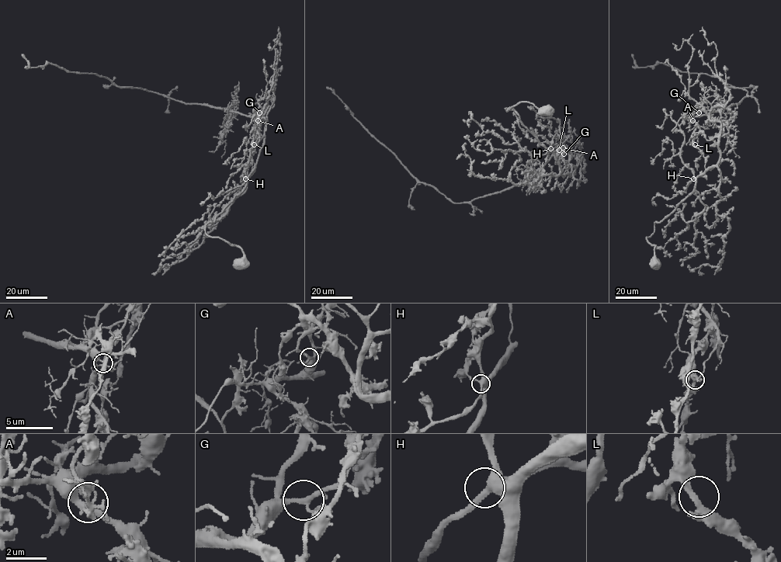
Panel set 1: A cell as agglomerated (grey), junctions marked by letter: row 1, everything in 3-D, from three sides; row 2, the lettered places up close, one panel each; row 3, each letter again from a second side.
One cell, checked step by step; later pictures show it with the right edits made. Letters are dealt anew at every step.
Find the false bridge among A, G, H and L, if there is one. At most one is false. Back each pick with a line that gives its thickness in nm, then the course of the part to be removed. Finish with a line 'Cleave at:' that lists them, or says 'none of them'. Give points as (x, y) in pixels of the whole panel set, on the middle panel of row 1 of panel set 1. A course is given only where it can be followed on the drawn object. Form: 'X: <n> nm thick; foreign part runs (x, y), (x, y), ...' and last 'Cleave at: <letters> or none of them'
A: 260 nm thick; foreign part runs (563, 147), (560, 146), (542, 166), (519, 182), (469, 202), (453, 202), (432, 187), (420, 182), (327, 87)
Cleave at: A

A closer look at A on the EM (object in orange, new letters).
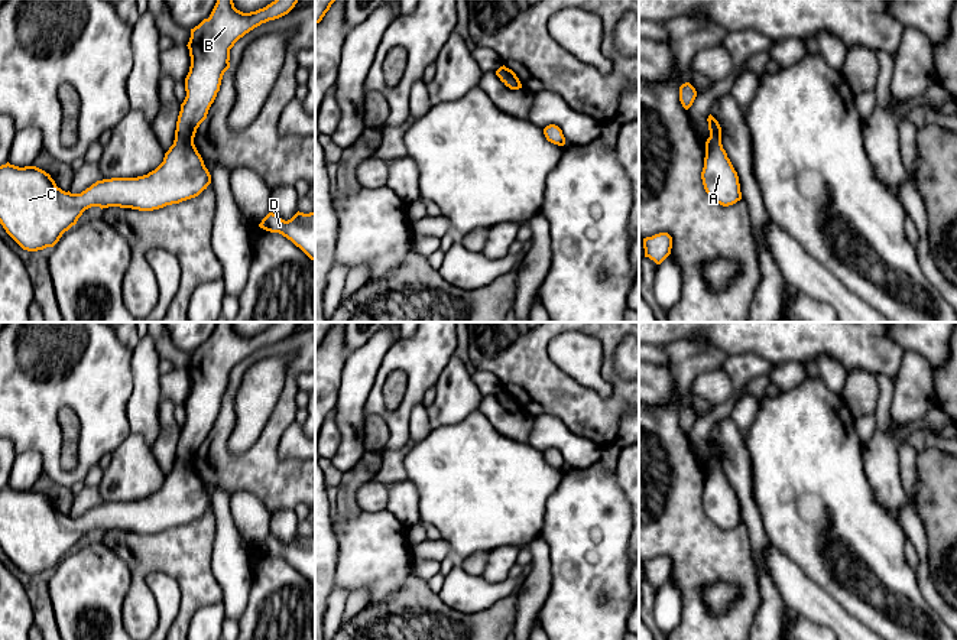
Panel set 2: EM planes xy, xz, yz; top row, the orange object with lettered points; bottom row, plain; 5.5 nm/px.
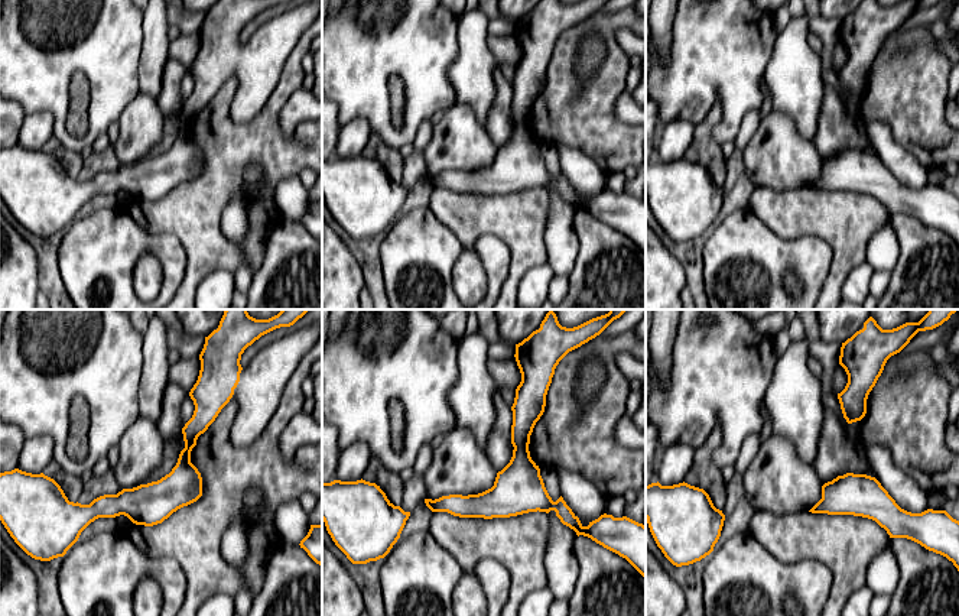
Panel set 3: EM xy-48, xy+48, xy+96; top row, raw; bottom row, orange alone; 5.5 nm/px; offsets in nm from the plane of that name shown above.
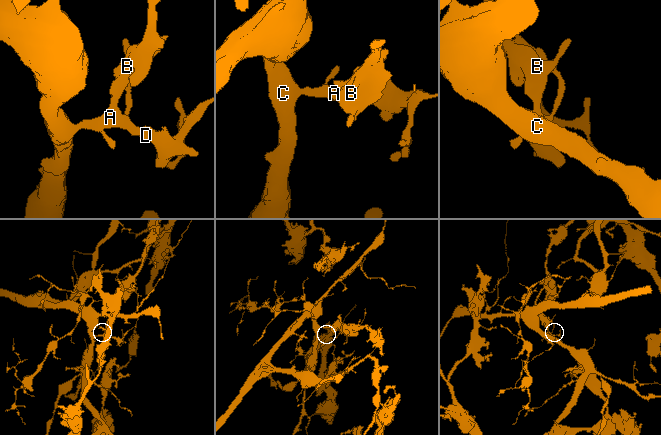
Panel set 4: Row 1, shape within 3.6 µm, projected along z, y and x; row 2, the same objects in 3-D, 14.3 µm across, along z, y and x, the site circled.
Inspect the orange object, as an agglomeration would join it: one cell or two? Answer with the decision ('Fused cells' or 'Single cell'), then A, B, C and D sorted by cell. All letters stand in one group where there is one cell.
Fused cells. Groups: A C D / B

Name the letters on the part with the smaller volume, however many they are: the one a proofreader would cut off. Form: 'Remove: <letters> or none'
Remove: A, C, D

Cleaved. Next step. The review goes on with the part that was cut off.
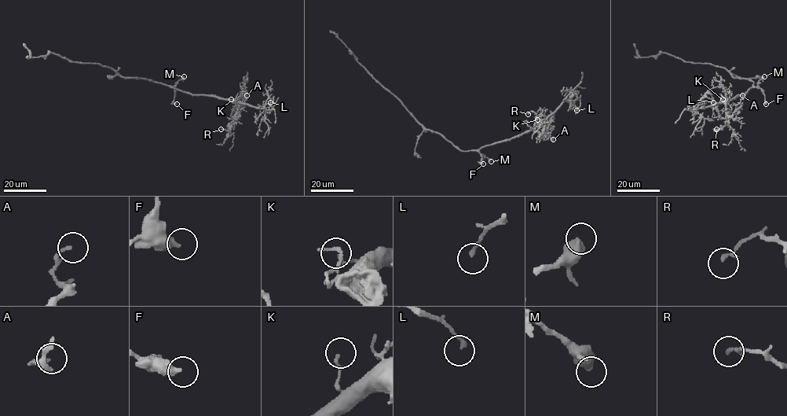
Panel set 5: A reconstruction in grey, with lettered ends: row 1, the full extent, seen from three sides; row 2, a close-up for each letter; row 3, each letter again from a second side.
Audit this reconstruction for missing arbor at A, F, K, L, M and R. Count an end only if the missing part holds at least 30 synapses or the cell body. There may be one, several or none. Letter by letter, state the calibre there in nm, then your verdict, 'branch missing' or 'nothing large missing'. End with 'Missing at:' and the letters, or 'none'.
A: 130 nm thick; nothing large missing
F: 440 nm thick; nothing large missing
K: 140 nm thick; nothing large missing
L: 160 nm thick; nothing large missing
M: 550 nm thick; nothing large missing
R: 170 nm thick; nothing large missing
Missing at: none

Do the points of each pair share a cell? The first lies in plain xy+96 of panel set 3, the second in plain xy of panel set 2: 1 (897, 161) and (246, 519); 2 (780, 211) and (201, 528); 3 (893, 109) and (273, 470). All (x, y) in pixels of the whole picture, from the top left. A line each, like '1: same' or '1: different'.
1: same
2: same
3: same

